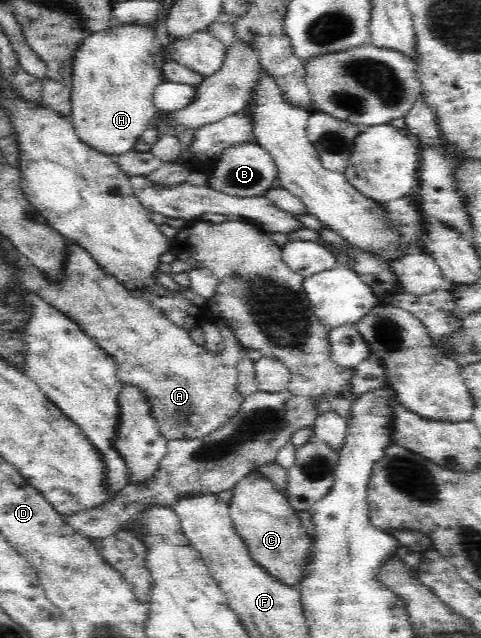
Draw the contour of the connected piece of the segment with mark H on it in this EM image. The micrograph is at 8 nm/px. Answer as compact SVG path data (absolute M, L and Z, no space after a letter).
M117 26L117 28L115 28L112 32L103 32L103 34L91 36L91 38L85 42L81 51L77 52L76 60L74 61L74 82L71 92L71 103L73 103L73 106L70 122L75 128L74 131L76 132L76 135L83 144L86 144L97 153L109 156L113 160L116 160L119 156L128 155L129 152L133 152L133 150L136 149L136 144L139 142L141 136L143 136L143 132L145 132L145 130L149 127L154 126L154 119L158 114L158 108L154 101L154 93L157 86L164 82L164 77L157 69L157 57L155 57L153 52L152 39L153 32L150 32L150 30L144 30L144 28L138 28L138 26L129 26L129 28Z

